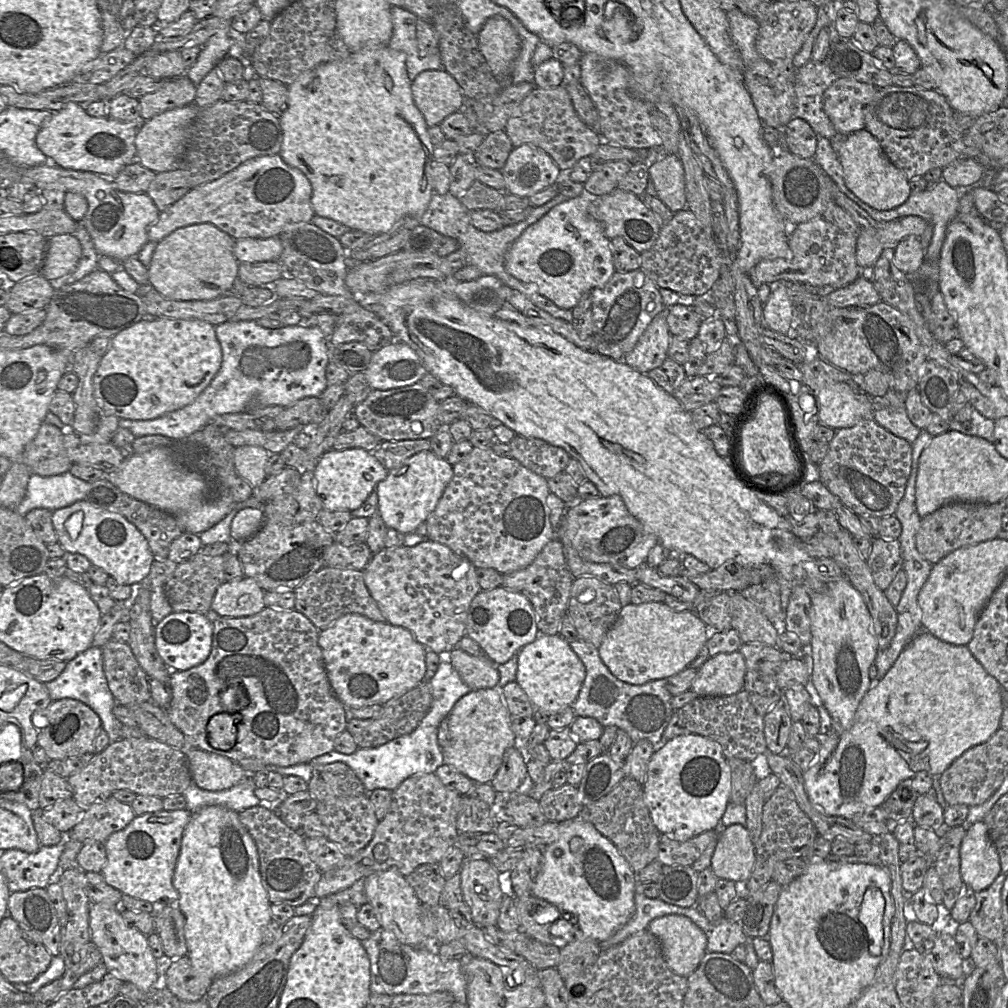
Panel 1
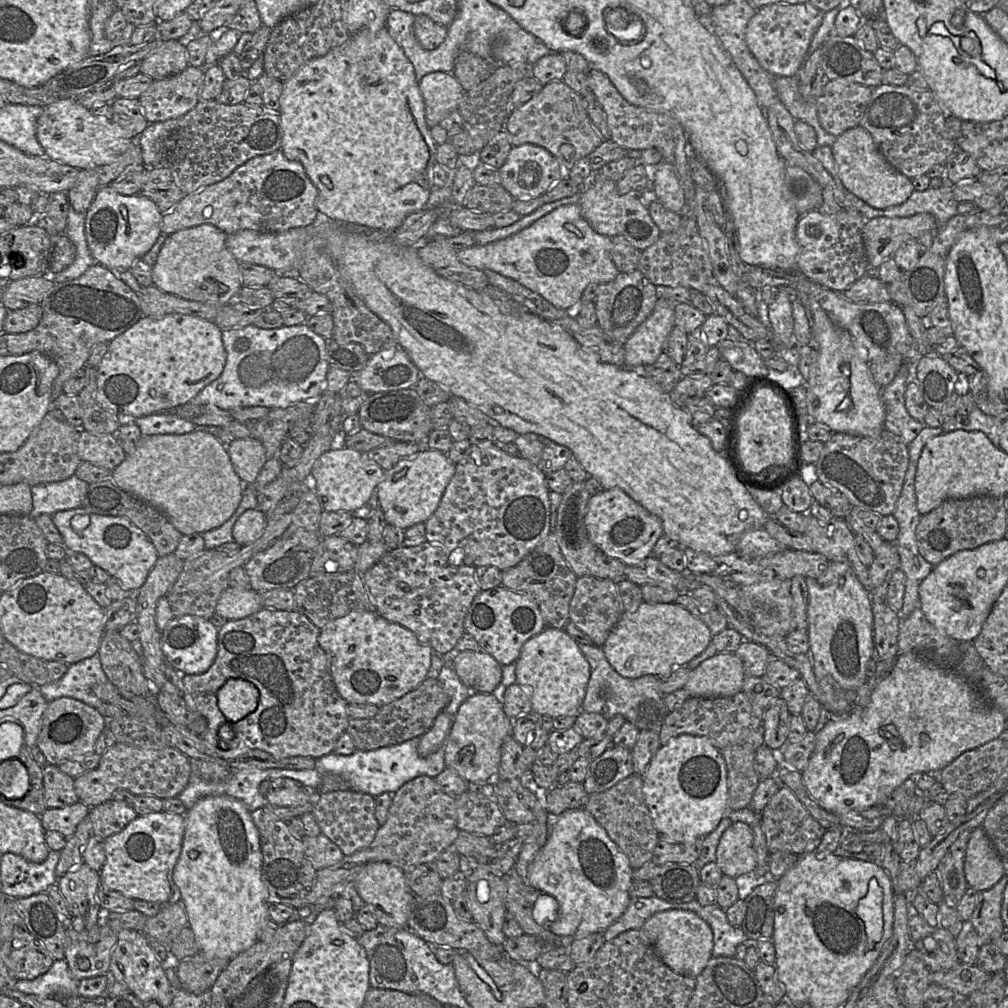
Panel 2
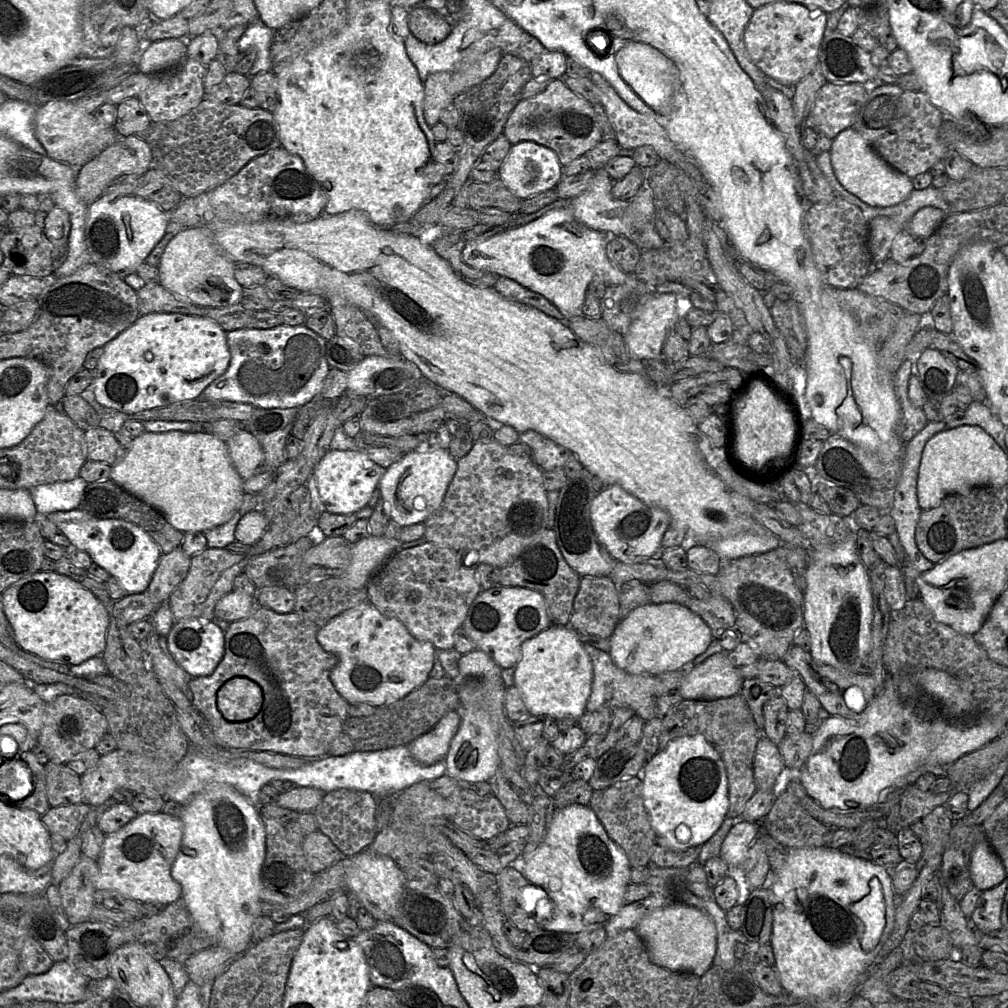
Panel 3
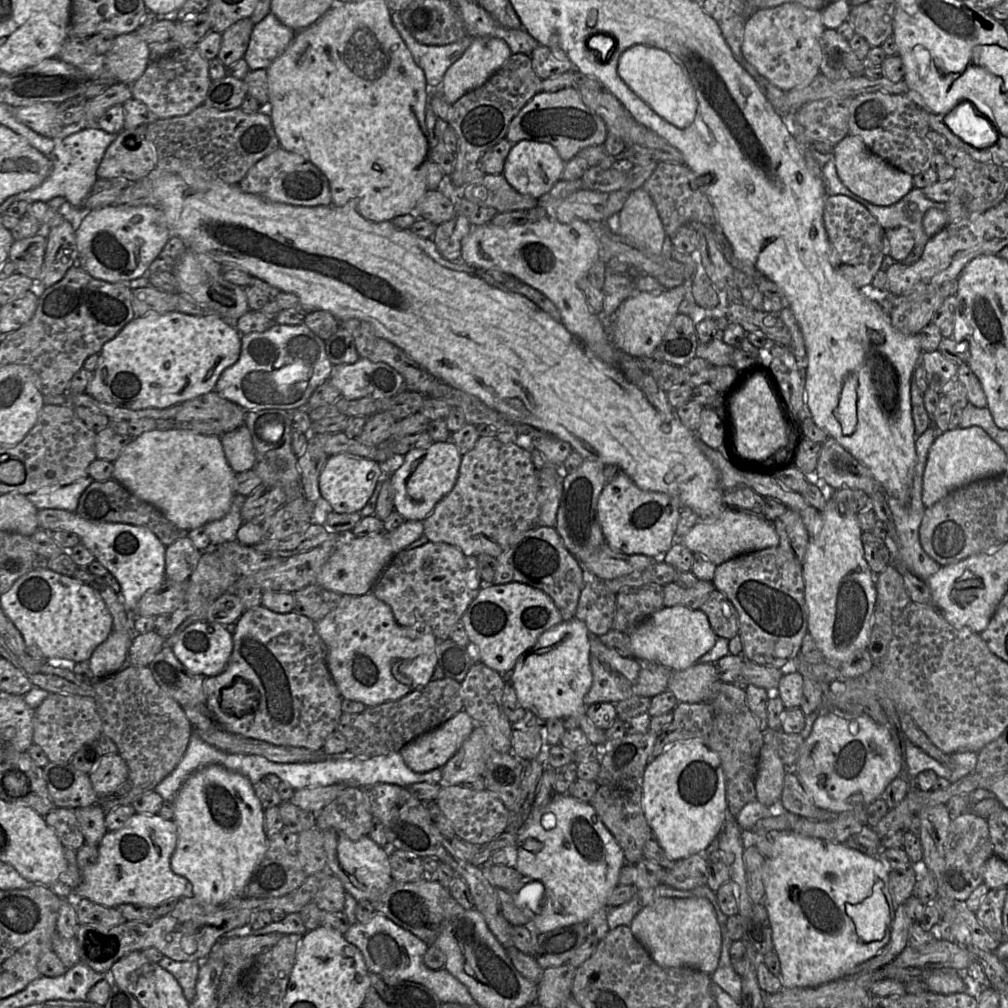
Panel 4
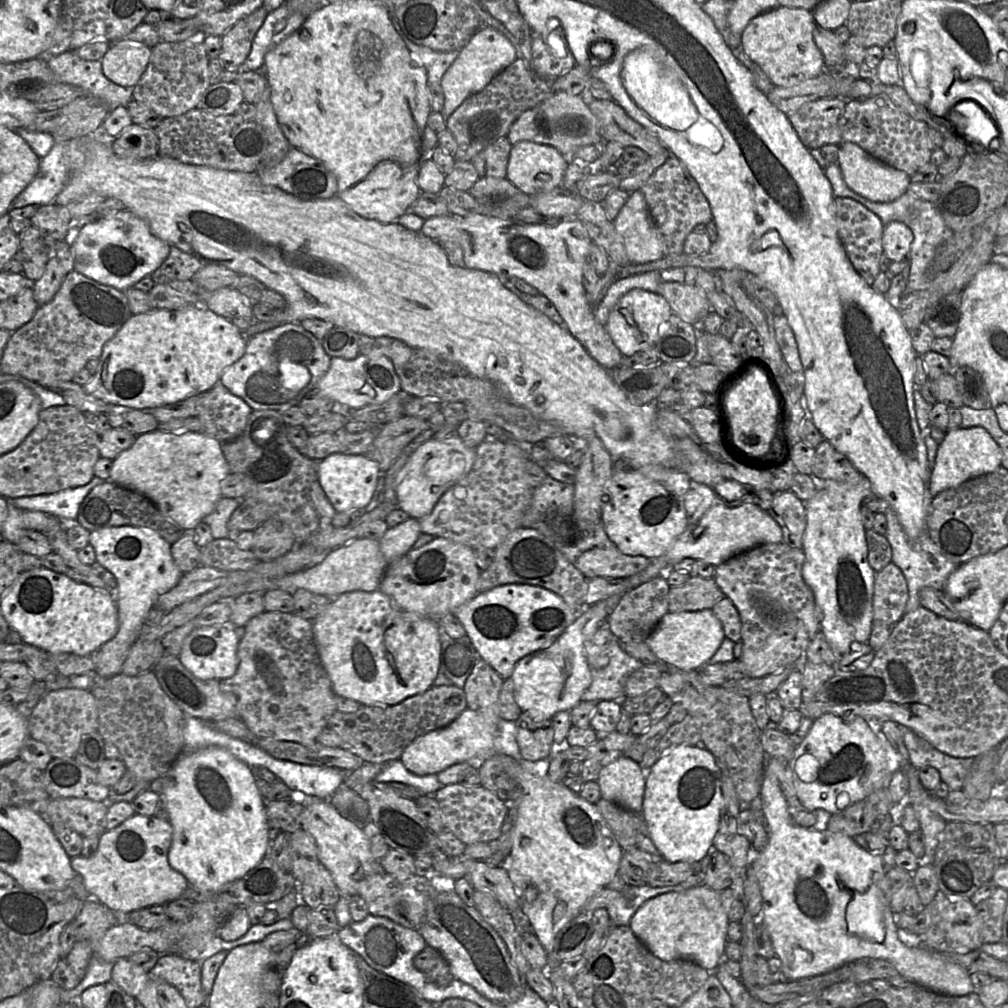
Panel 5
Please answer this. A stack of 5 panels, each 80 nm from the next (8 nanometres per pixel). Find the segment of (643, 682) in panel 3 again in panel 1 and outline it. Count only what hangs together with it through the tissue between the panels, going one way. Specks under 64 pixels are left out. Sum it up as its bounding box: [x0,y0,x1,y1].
[569,640,674,751]

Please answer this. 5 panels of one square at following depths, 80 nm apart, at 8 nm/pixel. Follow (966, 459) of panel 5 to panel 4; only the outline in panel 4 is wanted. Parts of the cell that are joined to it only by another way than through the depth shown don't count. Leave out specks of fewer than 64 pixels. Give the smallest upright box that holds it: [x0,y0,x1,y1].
[922,427,1005,508]

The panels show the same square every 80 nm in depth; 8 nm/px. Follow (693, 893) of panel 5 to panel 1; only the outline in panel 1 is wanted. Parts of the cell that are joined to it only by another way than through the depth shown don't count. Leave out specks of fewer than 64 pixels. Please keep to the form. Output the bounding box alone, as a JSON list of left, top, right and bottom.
[647,914,707,976]

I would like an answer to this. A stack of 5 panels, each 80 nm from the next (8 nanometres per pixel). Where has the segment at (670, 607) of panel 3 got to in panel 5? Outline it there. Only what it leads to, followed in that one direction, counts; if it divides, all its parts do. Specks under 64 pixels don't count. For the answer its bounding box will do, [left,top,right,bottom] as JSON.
[645,609,725,671]

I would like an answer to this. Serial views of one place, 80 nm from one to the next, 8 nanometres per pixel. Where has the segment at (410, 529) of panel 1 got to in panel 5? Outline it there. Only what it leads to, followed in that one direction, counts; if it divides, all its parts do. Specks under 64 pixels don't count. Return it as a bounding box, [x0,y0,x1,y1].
[397,435,475,519]

